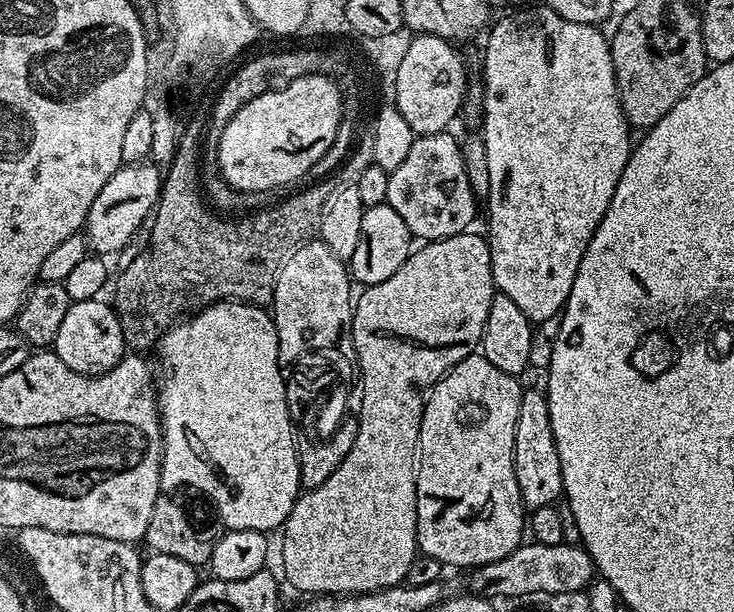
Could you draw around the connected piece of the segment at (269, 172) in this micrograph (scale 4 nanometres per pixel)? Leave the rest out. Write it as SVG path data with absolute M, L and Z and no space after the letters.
M328 75L298 77L287 81L283 86L273 87L260 97L247 102L228 121L222 130L221 144L218 146L218 172L232 188L240 192L268 192L271 188L280 188L283 184L292 184L295 180L307 177L314 162L326 154L338 134L339 124L345 115L342 88Z

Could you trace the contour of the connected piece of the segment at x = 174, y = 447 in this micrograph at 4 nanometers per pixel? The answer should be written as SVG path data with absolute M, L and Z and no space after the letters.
M217 300L215 304L209 304L197 311L195 314L189 315L187 318L181 319L179 322L172 325L158 341L158 349L160 348L160 364L164 367L164 373L159 373L158 376L158 407L160 409L160 429L164 435L164 453L162 454L162 466L160 467L160 486L165 493L175 493L175 488L197 488L204 496L209 496L210 499L216 503L216 512L220 515L219 523L228 530L254 530L255 532L263 532L265 534L277 531L286 522L286 518L290 514L290 510L294 506L294 502L300 497L302 491L299 466L300 457L297 455L297 443L298 436L292 433L294 431L294 425L292 423L292 413L290 411L290 392L286 387L286 380L284 384L284 376L282 371L282 365L278 358L278 330L276 324L272 320L271 311L267 307L258 304L241 304L238 300Z

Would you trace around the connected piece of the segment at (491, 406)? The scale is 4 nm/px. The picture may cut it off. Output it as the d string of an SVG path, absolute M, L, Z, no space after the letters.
M473 354L462 358L444 377L432 385L424 402L424 413L420 423L420 447L416 469L416 546L423 555L434 558L442 566L468 568L498 562L519 547L526 536L526 509L520 491L518 478L514 474L514 430L518 430L518 406L520 405L521 381L515 376L498 370L483 354Z

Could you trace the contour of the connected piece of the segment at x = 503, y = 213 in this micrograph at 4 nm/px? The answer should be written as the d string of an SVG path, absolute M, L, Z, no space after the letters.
M543 6L512 12L495 24L496 21L486 32L488 41L484 44L484 80L482 79L482 135L486 146L486 162L490 166L490 194L486 197L486 239L490 250L492 283L495 291L511 298L528 320L539 322L551 316L560 316L564 303L570 298L570 290L578 274L578 262L582 262L582 254L586 254L586 246L590 246L590 238L594 238L594 230L598 230L598 222L602 222L602 214L606 214L606 206L610 206L610 198L614 198L614 186L618 186L618 178L622 178L622 170L626 170L634 140L628 137L630 125L620 105L614 78L612 45L609 37L600 33L601 29L597 25L566 22L562 14L554 14L554 10Z

